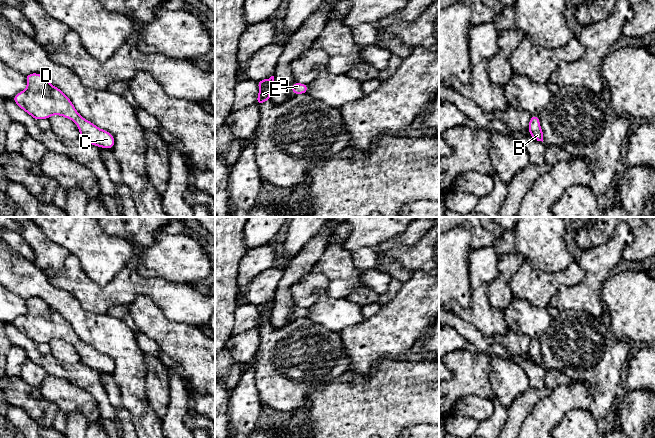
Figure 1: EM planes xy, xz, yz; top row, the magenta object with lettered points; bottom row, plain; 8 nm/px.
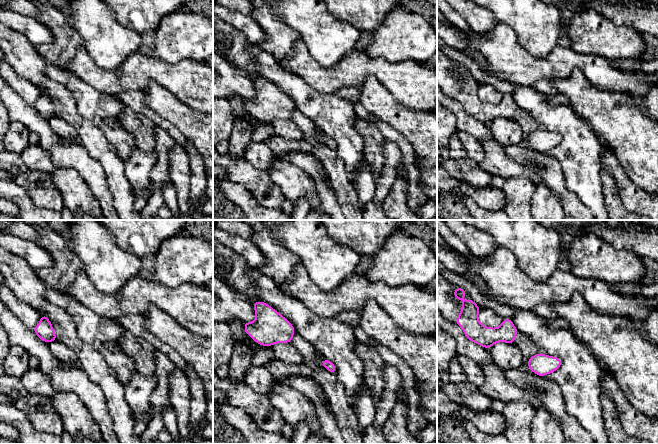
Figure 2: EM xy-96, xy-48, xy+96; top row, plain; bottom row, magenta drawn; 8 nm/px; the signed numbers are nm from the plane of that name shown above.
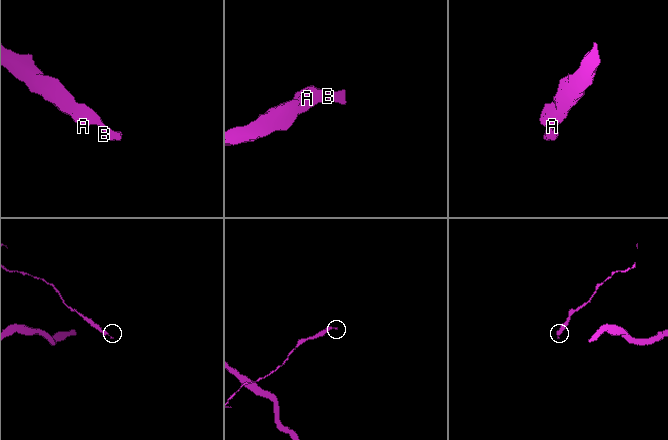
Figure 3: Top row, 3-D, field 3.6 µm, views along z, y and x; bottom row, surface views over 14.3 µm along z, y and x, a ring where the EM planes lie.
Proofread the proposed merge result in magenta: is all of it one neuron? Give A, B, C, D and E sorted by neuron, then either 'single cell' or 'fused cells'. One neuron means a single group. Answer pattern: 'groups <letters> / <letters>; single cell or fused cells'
groups A B C D E; single cell

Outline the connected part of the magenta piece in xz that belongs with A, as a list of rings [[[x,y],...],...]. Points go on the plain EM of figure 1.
[[[271,300],[268,303],[257,305],[259,311],[258,322],[255,327],[261,329],[265,325],[270,325],[271,315],[274,308],[274,300]]]

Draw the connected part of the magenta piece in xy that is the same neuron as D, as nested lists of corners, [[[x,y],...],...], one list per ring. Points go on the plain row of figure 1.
[[[30,297],[25,300],[27,305],[27,312],[22,316],[14,319],[12,322],[14,326],[23,333],[35,344],[49,343],[52,339],[60,339],[65,342],[71,343],[76,347],[80,361],[90,367],[91,369],[101,372],[112,373],[115,368],[114,360],[103,353],[98,352],[92,346],[84,343],[75,333],[71,324],[56,310],[51,307],[39,297]]]

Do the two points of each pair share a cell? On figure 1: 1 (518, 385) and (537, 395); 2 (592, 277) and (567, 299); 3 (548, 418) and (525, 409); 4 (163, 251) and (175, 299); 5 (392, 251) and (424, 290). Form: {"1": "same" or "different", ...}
{"1": "different", "2": "same", "3": "different", "4": "different", "5": "different"}

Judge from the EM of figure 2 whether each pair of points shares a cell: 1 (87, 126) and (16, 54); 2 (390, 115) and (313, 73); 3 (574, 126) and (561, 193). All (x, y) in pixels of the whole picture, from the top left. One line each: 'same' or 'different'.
1: same
2: different
3: different

